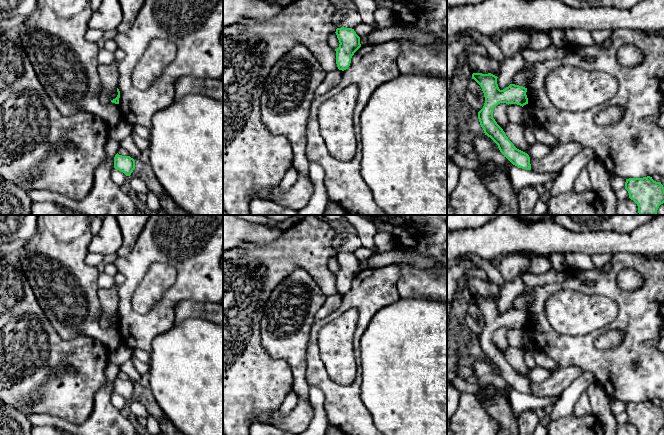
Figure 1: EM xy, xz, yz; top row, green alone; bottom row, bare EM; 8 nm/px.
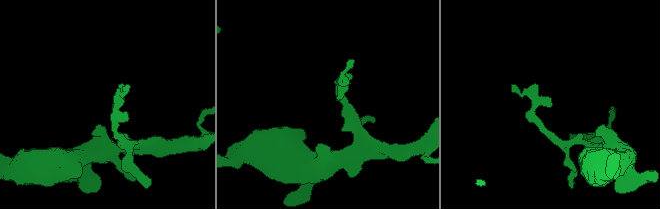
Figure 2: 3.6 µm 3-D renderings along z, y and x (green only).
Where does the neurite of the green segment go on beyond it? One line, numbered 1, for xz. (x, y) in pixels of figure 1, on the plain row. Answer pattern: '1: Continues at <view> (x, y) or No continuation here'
1: No continuation here

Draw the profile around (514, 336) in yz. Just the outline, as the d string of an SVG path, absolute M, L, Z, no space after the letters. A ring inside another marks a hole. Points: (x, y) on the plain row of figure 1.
M509 328L507 332L507 342L509 347L524 349L522 330Z

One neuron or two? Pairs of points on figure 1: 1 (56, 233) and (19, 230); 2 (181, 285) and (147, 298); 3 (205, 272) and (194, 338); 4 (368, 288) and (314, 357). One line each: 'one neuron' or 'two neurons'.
1: two neurons
2: two neurons
3: two neurons
4: one neuron

